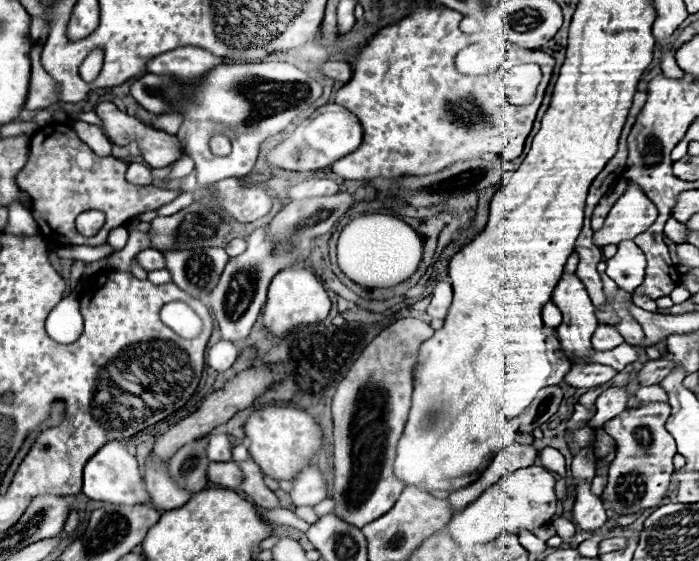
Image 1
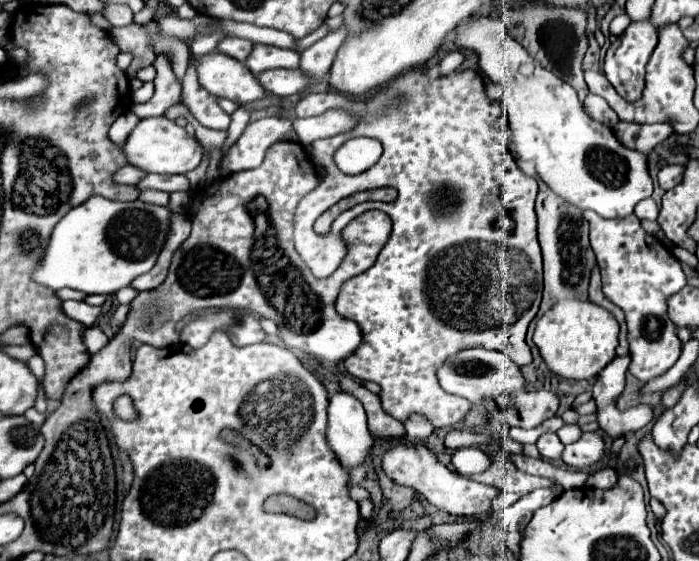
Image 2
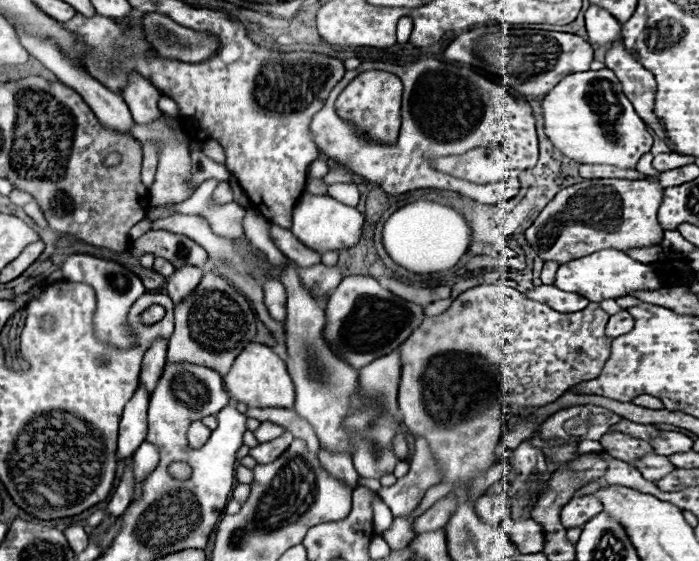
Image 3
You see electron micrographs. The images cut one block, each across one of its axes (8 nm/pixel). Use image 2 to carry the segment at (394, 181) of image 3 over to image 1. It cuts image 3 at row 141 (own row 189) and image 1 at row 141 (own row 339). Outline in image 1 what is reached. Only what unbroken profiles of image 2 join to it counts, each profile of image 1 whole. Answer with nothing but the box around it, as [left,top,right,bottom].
[333,6,554,180]

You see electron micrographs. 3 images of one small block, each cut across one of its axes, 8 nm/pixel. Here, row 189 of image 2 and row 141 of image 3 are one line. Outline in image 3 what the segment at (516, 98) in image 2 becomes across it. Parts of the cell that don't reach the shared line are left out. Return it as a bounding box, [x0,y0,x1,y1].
[542,68,652,168]

